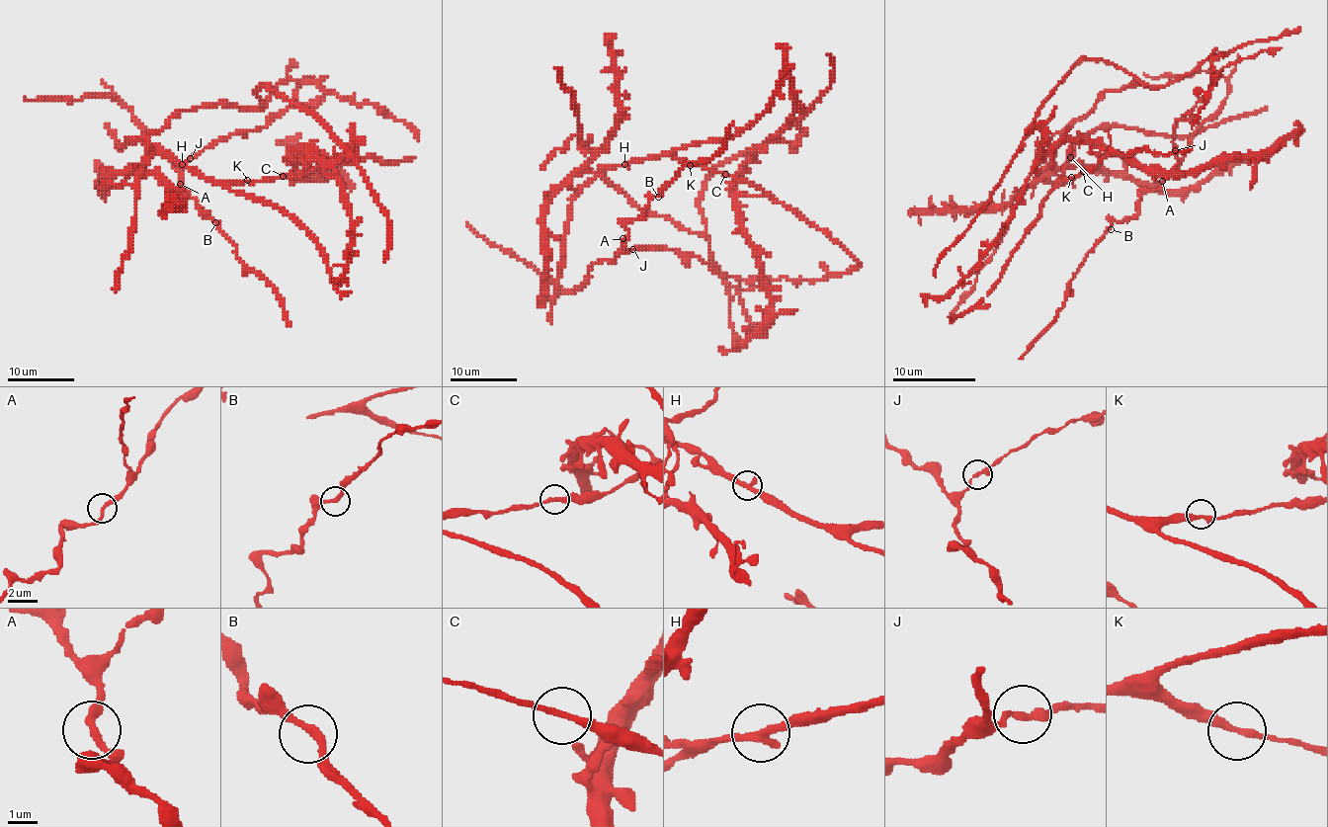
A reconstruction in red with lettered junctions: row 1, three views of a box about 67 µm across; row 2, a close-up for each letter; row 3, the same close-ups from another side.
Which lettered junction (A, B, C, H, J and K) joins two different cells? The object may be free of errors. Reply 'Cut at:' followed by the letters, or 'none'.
Cut at: none

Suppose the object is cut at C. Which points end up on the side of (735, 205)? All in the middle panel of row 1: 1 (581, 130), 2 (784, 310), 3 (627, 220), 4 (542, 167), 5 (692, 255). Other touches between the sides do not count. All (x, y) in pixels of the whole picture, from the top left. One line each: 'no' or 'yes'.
1: no
2: yes
3: yes
4: no
5: yes

